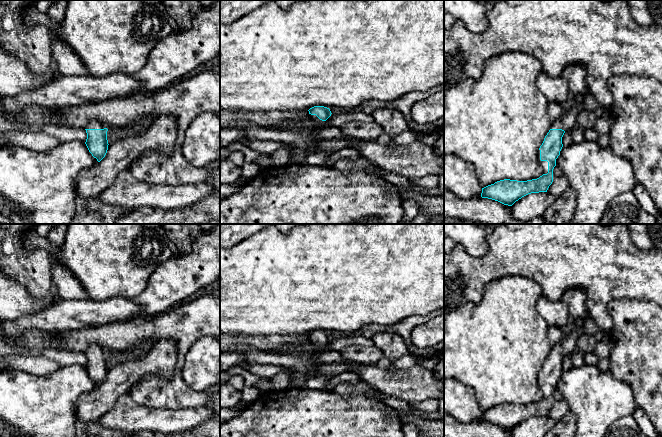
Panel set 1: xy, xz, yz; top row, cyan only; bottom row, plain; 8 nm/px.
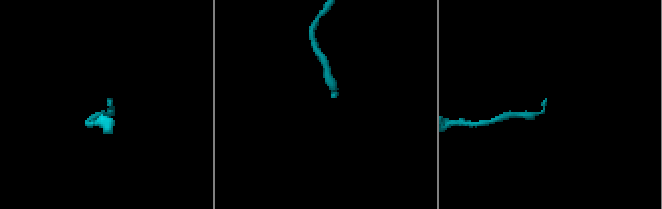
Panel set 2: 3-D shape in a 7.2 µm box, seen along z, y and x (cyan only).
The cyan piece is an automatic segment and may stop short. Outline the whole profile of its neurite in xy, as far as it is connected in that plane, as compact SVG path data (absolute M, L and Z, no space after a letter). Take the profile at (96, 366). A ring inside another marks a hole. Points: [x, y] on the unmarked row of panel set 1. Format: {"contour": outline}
{"contour": "M93 344L85 351L87 357L86 370L94 382L100 386L108 374L108 353L99 345Z"}

